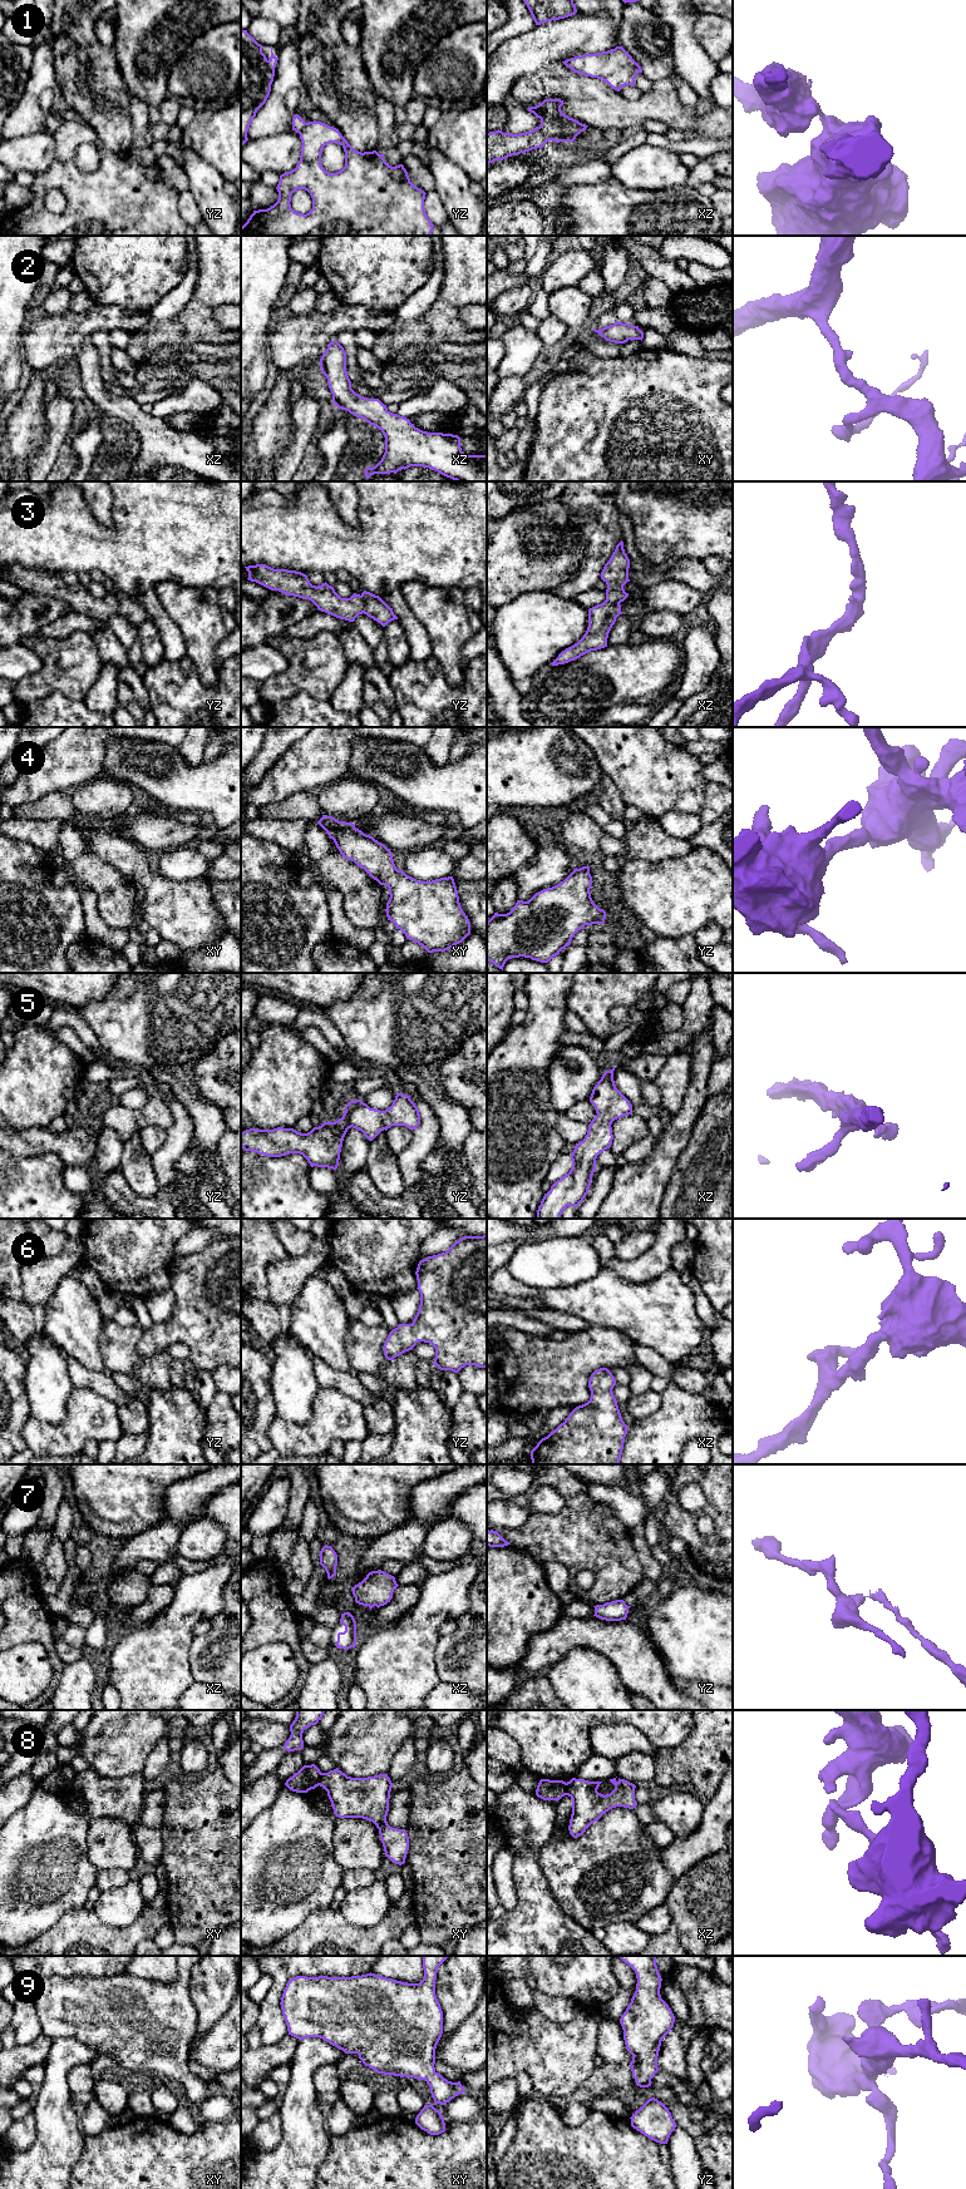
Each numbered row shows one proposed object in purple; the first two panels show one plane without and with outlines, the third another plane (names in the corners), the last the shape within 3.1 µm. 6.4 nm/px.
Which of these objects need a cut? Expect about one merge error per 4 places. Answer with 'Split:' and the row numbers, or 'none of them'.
Split: 1, 7, 8

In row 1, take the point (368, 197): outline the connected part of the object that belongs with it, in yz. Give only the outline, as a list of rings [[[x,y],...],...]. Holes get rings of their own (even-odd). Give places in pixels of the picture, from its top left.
[[[309,122],[300,132],[301,155],[295,169],[280,176],[276,187],[277,202],[267,209],[253,211],[247,222],[241,227],[241,236],[432,236],[434,224],[425,213],[425,192],[415,187],[403,164],[391,167],[384,154],[358,152],[341,135],[339,129],[321,122]],[[339,143],[345,152],[345,167],[329,173],[321,165],[321,153],[325,145]],[[297,189],[305,189],[312,198],[312,209],[304,214],[291,208],[291,196]]]

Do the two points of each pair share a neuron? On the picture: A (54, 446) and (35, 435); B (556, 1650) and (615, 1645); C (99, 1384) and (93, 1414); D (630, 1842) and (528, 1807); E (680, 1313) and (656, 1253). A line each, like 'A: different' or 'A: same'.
A: different
B: same
C: different
D: different
E: different

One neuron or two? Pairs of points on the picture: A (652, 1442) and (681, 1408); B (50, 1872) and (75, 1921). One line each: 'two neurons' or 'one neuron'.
A: one neuron
B: two neurons

